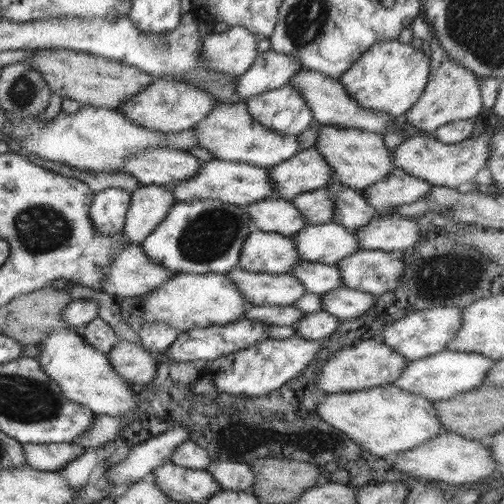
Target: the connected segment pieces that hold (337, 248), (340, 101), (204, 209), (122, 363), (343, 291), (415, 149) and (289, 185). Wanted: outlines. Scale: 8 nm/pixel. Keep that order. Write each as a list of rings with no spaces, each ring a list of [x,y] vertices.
[[[334,222],[307,225],[296,232],[292,239],[300,257],[306,262],[337,264],[342,258],[348,258],[360,250],[356,231]]]
[[[303,67],[294,74],[294,78],[288,84],[296,87],[302,93],[302,97],[308,103],[308,107],[312,109],[315,123],[333,125],[334,127],[344,129],[356,128],[380,135],[385,135],[393,131],[403,132],[403,129],[399,129],[396,122],[393,122],[393,117],[389,116],[388,113],[366,109],[354,97],[350,97],[350,93],[346,91],[346,87],[340,83],[339,79]]]
[[[194,199],[194,201],[177,202],[170,208],[166,218],[156,226],[152,234],[143,240],[142,249],[150,259],[154,259],[161,266],[171,272],[208,274],[228,273],[237,268],[240,263],[240,254],[244,240],[248,234],[255,230],[254,224],[250,221],[250,215],[246,213],[246,205],[224,203],[220,199]]]
[[[120,341],[106,357],[120,377],[130,384],[148,384],[158,374],[158,363],[154,355],[137,343]]]
[[[346,286],[320,295],[322,295],[322,310],[339,319],[347,319],[348,322],[354,322],[358,316],[364,316],[368,310],[372,310],[378,297]]]
[[[486,130],[476,138],[464,139],[456,144],[443,143],[432,135],[406,135],[405,140],[398,147],[392,149],[392,159],[396,163],[396,168],[400,167],[406,173],[426,179],[434,186],[457,189],[464,182],[477,180],[478,171],[486,168],[488,156],[491,156],[492,134],[490,130]]]
[[[316,145],[298,151],[280,164],[266,166],[270,181],[274,181],[275,198],[290,199],[330,184],[334,169]]]

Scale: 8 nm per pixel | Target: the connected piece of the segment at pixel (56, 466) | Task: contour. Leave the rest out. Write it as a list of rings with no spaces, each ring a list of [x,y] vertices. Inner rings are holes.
[[[74,442],[25,443],[22,447],[27,466],[42,471],[60,471],[87,451]]]

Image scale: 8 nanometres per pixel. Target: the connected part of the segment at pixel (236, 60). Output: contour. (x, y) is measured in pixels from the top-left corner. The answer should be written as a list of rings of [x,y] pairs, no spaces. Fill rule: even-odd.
[[[242,26],[210,33],[202,38],[203,60],[209,70],[220,71],[239,77],[258,57],[258,41],[254,33]]]

